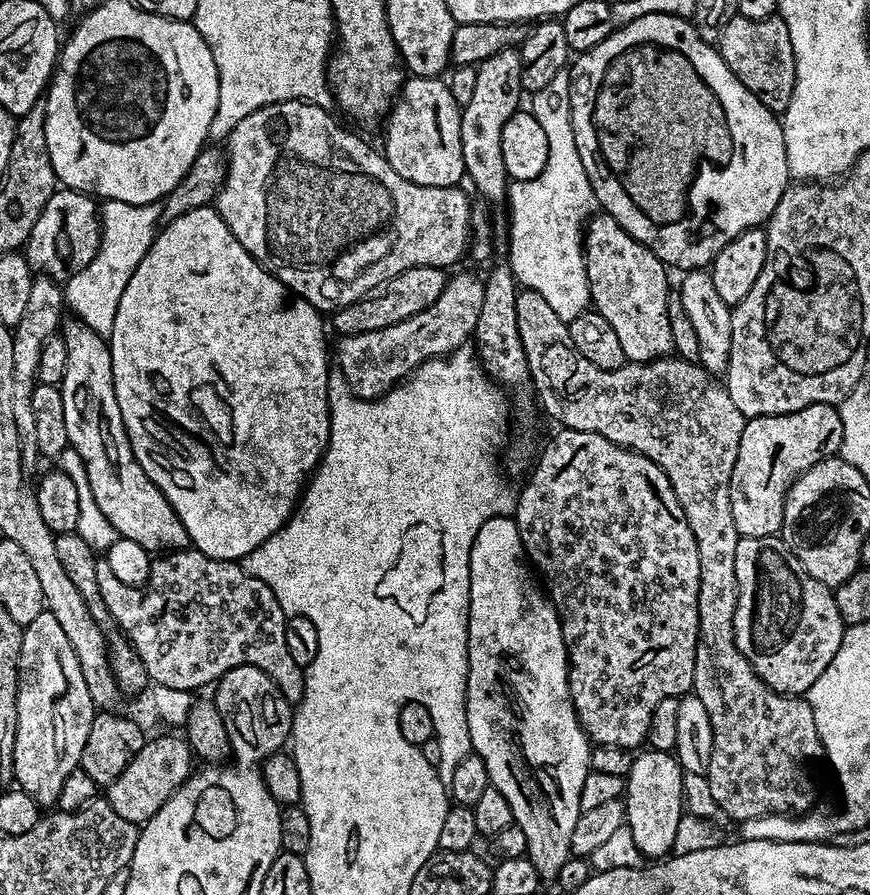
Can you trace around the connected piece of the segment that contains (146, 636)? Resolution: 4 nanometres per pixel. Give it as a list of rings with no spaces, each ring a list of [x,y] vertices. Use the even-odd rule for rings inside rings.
[[[189,546],[183,550],[157,555],[153,559],[147,584],[139,588],[126,586],[126,582],[118,582],[118,578],[114,578],[114,573],[110,571],[107,562],[97,563],[96,569],[98,570],[98,590],[102,594],[102,602],[106,606],[111,623],[116,623],[120,627],[117,629],[132,643],[132,649],[138,654],[148,679],[153,685],[161,684],[172,690],[186,691],[192,694],[196,692],[195,688],[204,688],[207,684],[215,685],[232,668],[254,666],[258,670],[262,670],[262,674],[266,674],[266,678],[270,678],[270,682],[274,682],[276,689],[288,699],[289,705],[295,706],[303,698],[304,669],[298,666],[298,662],[294,662],[294,658],[290,658],[290,649],[286,646],[286,617],[282,606],[278,602],[278,598],[274,598],[274,590],[270,590],[270,586],[266,586],[264,580],[254,578],[250,573],[244,571],[237,561],[215,560]]]

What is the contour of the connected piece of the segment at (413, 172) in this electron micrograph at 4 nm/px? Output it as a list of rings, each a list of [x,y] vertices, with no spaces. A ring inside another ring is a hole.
[[[412,76],[405,79],[402,91],[396,97],[387,117],[388,129],[384,132],[382,151],[402,178],[414,182],[418,186],[457,187],[465,179],[464,159],[462,158],[462,106],[454,102],[454,94],[450,94],[447,83],[434,76]]]

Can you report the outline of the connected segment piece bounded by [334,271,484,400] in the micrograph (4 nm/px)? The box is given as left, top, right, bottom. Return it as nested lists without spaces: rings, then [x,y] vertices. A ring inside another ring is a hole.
[[[453,271],[448,276],[446,286],[434,306],[426,306],[418,314],[406,318],[406,322],[398,322],[394,326],[386,326],[386,330],[370,330],[370,334],[354,334],[353,336],[340,336],[334,344],[334,364],[338,367],[339,375],[344,377],[348,388],[360,400],[376,400],[379,396],[390,391],[401,380],[412,375],[412,371],[419,364],[428,360],[435,360],[446,356],[456,348],[463,347],[476,331],[478,314],[482,311],[482,294],[484,293],[484,280],[476,277],[472,272]]]

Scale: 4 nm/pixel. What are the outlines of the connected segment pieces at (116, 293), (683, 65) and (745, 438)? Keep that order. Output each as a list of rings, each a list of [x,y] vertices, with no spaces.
[[[117,200],[103,201],[100,208],[98,254],[94,254],[86,270],[74,274],[66,282],[66,304],[71,315],[90,326],[94,334],[111,337],[114,314],[118,314],[118,298],[122,298],[122,290],[126,290],[126,282],[130,282],[138,262],[142,262],[142,258],[156,241],[160,223],[159,211]]]
[[[659,12],[634,18],[629,24],[620,24],[616,31],[602,38],[598,46],[579,53],[571,61],[568,77],[574,142],[578,142],[578,154],[582,158],[586,178],[590,178],[597,205],[607,215],[613,216],[636,241],[645,244],[669,269],[707,269],[712,259],[722,250],[722,246],[738,238],[738,234],[767,225],[774,214],[774,206],[778,206],[778,198],[782,198],[790,183],[784,125],[778,119],[777,113],[771,112],[765,104],[758,102],[758,98],[754,98],[754,94],[750,94],[750,90],[746,90],[746,86],[738,82],[738,78],[730,70],[730,66],[726,66],[719,51],[700,37],[691,19]]]
[[[815,404],[777,416],[751,417],[742,430],[742,442],[738,442],[738,458],[730,474],[730,514],[734,514],[734,526],[738,534],[750,538],[777,535],[784,526],[784,507],[793,482],[819,460],[835,457],[841,446],[842,418],[839,407],[834,404]]]

